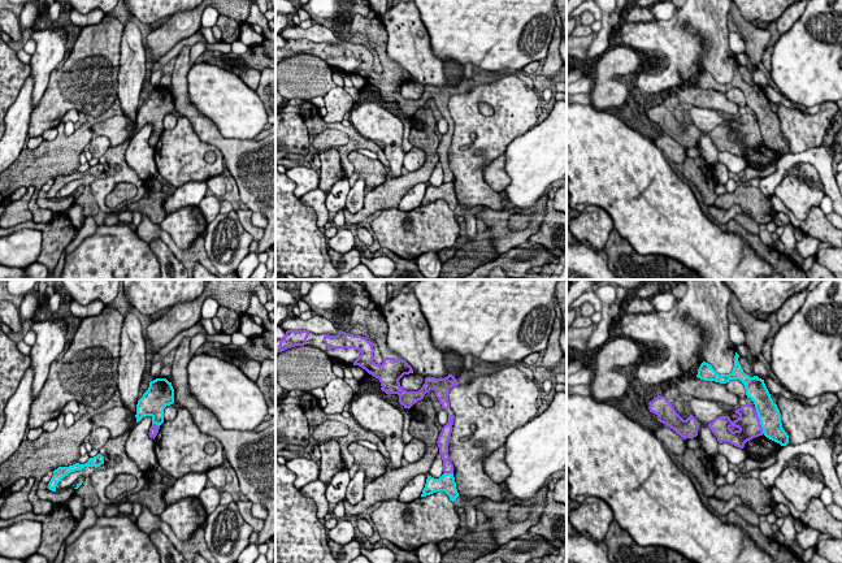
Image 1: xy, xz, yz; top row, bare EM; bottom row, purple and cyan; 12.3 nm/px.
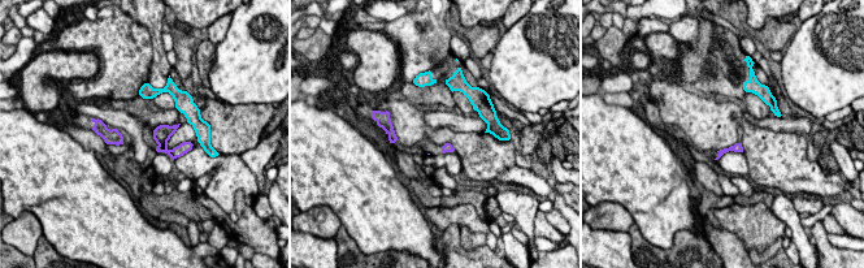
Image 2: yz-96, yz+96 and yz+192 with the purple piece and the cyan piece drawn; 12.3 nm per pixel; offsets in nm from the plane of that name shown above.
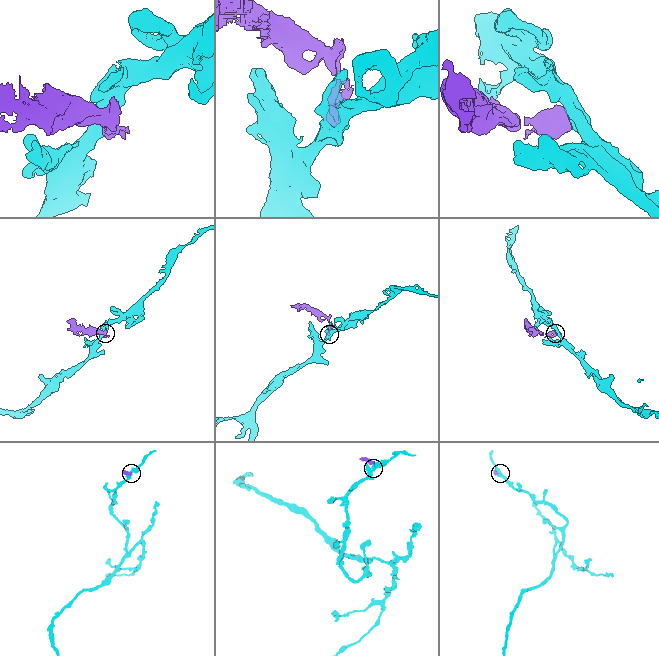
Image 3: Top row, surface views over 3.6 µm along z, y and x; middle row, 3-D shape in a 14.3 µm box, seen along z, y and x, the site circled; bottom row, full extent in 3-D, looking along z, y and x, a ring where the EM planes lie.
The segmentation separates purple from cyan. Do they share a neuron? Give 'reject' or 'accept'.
reject

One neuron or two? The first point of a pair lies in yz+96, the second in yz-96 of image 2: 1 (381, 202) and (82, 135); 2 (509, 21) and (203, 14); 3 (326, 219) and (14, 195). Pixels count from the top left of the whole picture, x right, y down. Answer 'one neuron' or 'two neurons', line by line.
1: two neurons
2: two neurons
3: two neurons

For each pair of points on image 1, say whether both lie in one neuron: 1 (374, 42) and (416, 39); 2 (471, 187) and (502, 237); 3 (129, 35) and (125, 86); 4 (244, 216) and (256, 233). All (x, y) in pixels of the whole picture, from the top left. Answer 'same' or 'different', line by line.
1: different
2: different
3: same
4: same

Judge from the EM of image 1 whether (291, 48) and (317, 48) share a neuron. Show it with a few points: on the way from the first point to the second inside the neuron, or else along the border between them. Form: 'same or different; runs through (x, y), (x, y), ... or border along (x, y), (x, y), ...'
same; runs through (298, 48), (311, 48)

